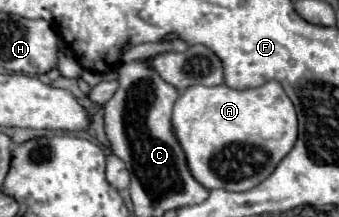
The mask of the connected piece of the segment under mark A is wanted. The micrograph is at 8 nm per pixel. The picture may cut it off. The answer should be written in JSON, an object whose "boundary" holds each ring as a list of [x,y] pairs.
{"boundary":[[[272,80],[260,88],[252,90],[234,90],[226,84],[222,86],[190,86],[180,92],[174,112],[172,112],[172,126],[174,132],[186,152],[186,160],[194,178],[206,186],[208,190],[224,188],[230,192],[242,192],[258,186],[258,182],[266,180],[278,162],[292,150],[298,138],[298,116],[296,108],[286,96],[280,82]]]}

